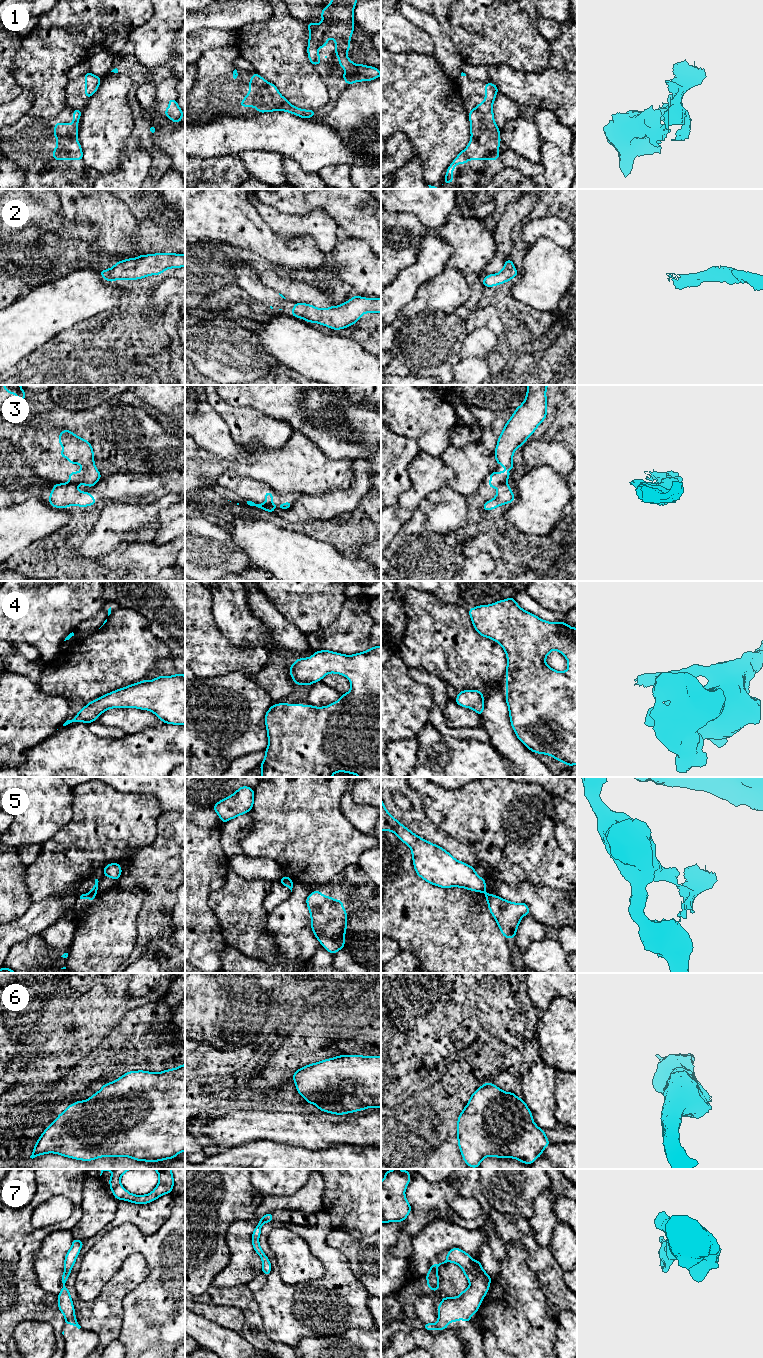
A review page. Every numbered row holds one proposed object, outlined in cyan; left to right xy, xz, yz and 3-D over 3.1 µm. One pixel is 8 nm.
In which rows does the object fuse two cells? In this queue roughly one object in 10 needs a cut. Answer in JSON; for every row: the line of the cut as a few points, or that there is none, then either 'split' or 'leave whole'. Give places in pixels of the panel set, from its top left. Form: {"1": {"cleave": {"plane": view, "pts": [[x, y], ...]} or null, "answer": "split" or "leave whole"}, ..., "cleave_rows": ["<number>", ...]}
{"1": {"cleave": null, "answer": "leave whole"}, "2": {"cleave": null, "answer": "leave whole"}, "3": {"cleave": {"plane": "xz", "pts": [[266, 503], [274, 507]]}, "answer": "split"}, "4": {"cleave": null, "answer": "leave whole"}, "5": {"cleave": {"plane": "xy", "pts": [[90, 892], [95, 894]]}, "answer": "split"}, "6": {"cleave": null, "answer": "leave whole"}, "7": {"cleave": null, "answer": "leave whole"}, "cleave_rows": ["3", "5"]}

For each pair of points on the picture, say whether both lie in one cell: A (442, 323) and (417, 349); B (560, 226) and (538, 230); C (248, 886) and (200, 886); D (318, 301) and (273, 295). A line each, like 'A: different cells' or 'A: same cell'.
A: same cell
B: same cell
C: different cells
D: different cells

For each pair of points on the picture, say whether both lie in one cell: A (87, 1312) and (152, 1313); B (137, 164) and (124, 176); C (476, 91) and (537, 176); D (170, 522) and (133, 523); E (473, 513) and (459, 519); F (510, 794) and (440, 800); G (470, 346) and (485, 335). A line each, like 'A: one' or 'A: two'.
A: two
B: one
C: one
D: two
E: two
F: one
G: one

